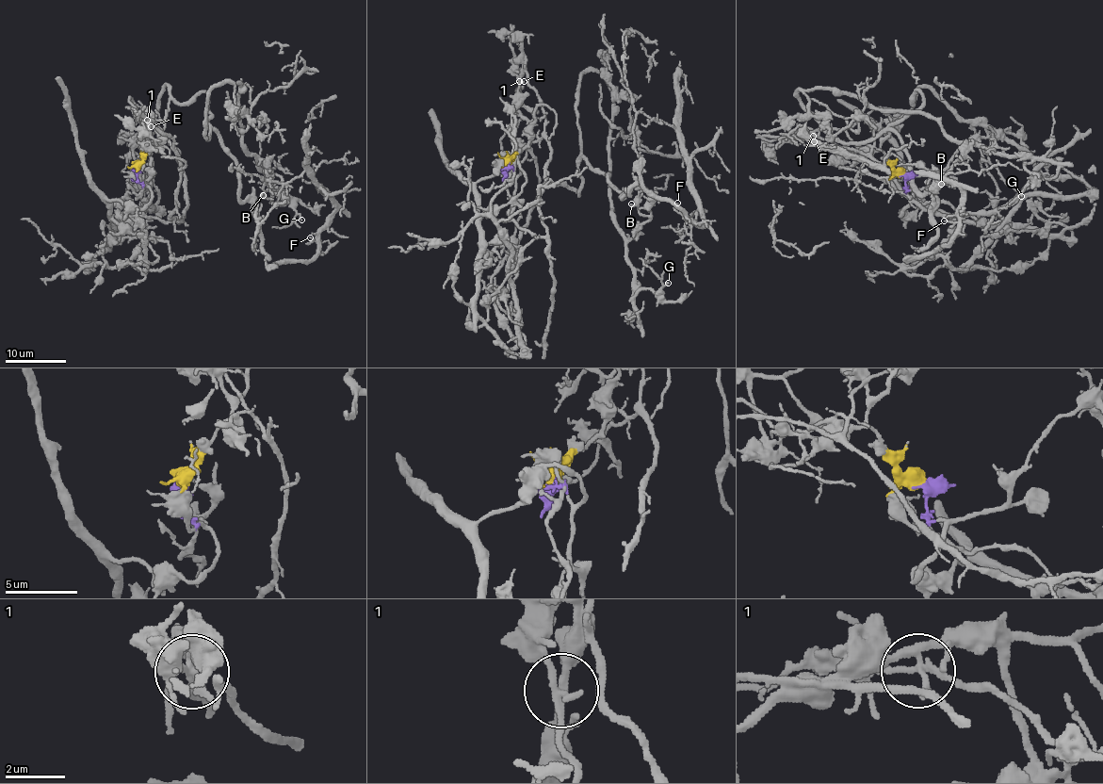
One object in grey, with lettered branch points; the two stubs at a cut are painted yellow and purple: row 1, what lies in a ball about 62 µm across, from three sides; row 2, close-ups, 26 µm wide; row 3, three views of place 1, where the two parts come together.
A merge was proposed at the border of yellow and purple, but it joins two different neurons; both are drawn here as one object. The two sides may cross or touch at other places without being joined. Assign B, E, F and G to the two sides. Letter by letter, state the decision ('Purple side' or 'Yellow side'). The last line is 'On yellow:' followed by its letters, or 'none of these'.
B: Yellow side
E: Purple side
F: Yellow side
G: Yellow side
On yellow: B, F, G

